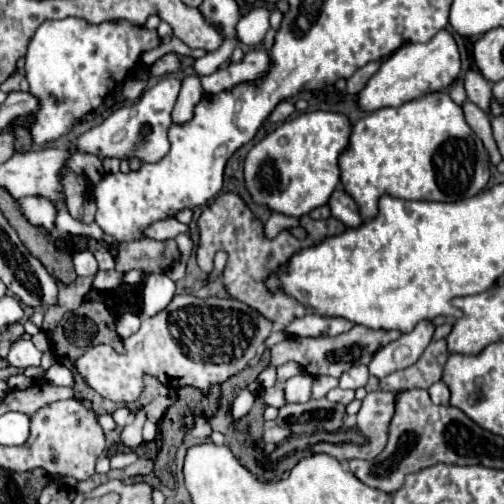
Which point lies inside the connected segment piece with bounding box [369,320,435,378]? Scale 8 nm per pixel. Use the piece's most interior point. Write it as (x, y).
(397, 355)

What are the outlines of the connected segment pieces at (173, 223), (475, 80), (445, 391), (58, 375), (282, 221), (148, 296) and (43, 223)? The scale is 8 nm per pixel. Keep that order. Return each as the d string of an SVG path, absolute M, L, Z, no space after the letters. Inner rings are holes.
M165 218L165 220L151 224L145 230L145 236L155 238L155 240L169 240L169 238L175 238L177 234L183 234L183 232L189 232L187 224L179 222L177 218Z
M469 70L465 74L465 92L467 92L469 102L479 106L485 114L491 114L491 102L493 102L491 84L479 72Z
M439 380L437 384L433 384L429 388L429 394L431 394L431 400L435 404L449 404L449 388L447 388L447 384L443 380Z
M53 364L47 372L45 372L45 380L47 382L57 382L57 384L65 384L65 382L73 382L73 374L69 368L61 366L61 364Z
M273 214L267 222L265 222L265 238L273 240L281 230L285 228L291 228L291 226L297 226L297 218L291 218L291 216L285 216L285 214Z
M147 274L143 280L141 316L155 316L175 296L175 282L167 274Z
M27 196L27 198L17 198L15 202L29 224L39 226L49 234L53 234L55 230L53 220L57 218L57 204L53 204L53 200L45 200L45 196Z

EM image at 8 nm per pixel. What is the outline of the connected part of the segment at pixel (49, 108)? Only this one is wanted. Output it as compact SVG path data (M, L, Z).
M81 18L45 20L29 44L25 62L31 94L41 100L41 110L35 114L35 124L31 126L33 140L45 144L65 136L83 114L97 108L103 98L123 82L143 52L157 46L155 30L133 28L129 22L91 26Z

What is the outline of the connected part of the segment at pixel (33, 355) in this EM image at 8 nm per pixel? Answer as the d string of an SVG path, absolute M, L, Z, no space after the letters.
M17 340L11 350L9 350L9 356L7 356L7 362L11 366L17 366L17 368L29 368L29 366L39 366L41 362L41 352L35 348L35 344L31 340Z

